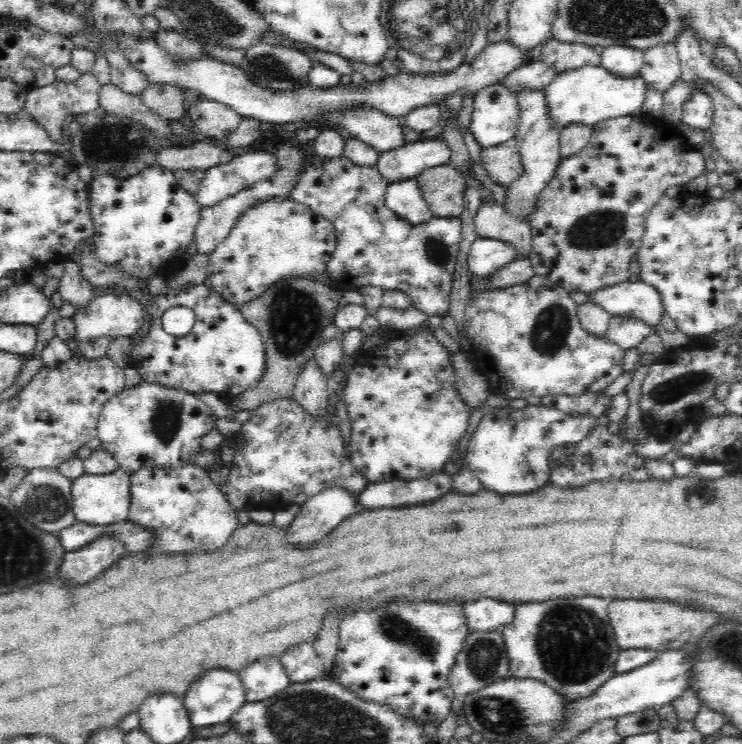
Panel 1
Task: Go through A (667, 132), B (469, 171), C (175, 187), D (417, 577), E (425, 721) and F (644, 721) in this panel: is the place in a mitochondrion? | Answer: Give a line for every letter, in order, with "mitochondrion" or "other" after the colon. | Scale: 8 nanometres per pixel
A: other
B: other
C: other
D: other
E: other
F: other

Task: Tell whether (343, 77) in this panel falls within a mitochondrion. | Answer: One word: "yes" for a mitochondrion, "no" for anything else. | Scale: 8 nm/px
no

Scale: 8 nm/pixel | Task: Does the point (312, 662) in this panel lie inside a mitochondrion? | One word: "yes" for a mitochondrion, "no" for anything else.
no

